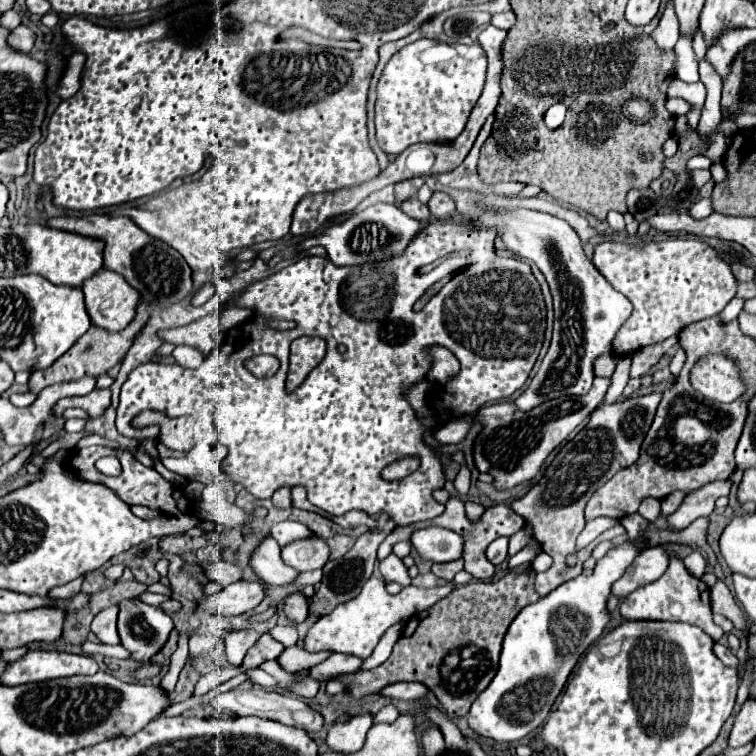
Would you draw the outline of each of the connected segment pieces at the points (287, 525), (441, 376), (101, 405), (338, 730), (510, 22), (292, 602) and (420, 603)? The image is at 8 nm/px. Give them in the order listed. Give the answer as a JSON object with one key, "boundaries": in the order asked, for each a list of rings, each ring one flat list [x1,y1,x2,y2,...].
{"boundaries":[[[286,520,286,522,280,522,280,524,274,524,270,534,276,538,276,542,280,546,292,542,292,540,300,540,302,536,312,536,312,532,300,524,300,522,292,522,292,520]],[[432,348,432,356,434,356,434,366,430,370,430,380,446,384,460,372,458,360,452,358,452,354,446,352,444,348]],[[94,388,88,396,78,396,78,398,62,398,56,406,54,406,54,414,60,418,64,410,68,408,84,408,90,418,98,418,100,414,104,414,104,410,110,406,110,388]],[[356,714,348,722,336,722,328,730,326,742,330,750,336,750,336,752,344,752,344,754,358,752,364,746,366,732,370,730,372,724,374,724,372,714]],[[504,12,504,14,494,14,490,24,496,26,496,28,502,28,502,30,510,30,516,22,516,16,512,12]],[[292,594,284,600,284,608,286,608,286,616,290,622,298,624,304,622,306,614,308,614,308,602,304,594]],[[370,576,370,580,364,584,364,588,360,590,360,594,344,604,338,604,330,614,320,616,306,632,304,636,304,650,306,652,342,652,342,654,350,654,350,656,358,656,362,660,366,660,374,646,378,644,378,640,390,626,394,626,396,622,402,622,402,614,416,614,422,612,424,608,434,606,438,600,446,598,448,594,452,594,456,590,456,584,446,584,446,586,438,586,438,588,416,588,416,586,406,586,400,594,392,596,386,592,384,580,380,580,380,576]]]}

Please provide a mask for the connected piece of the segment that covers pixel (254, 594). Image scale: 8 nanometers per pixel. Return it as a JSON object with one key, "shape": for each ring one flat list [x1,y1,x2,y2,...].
{"shape":[[238,580,218,594,212,594,200,602,200,606,212,614,234,616,254,610,264,600,264,588,258,580]]}

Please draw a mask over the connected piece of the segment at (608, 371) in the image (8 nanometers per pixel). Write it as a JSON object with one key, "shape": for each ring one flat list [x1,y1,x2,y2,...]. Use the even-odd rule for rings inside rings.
{"shape":[[611,353,600,355,594,362,595,376,611,378,618,360,619,357]]}

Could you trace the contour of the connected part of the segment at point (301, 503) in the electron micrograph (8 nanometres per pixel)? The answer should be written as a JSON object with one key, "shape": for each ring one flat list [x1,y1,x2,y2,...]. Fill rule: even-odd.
{"shape":[[294,486,294,488,292,488,292,504,294,504,296,508,310,510,310,512,316,512,316,510,318,510,316,506,312,506,312,504,308,502,308,498,306,498,306,488,304,488,304,486]]}

